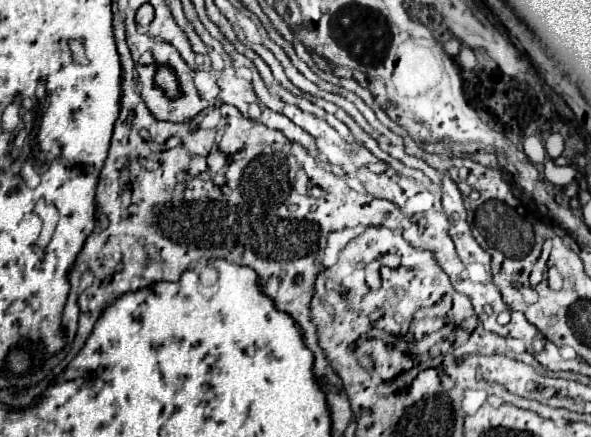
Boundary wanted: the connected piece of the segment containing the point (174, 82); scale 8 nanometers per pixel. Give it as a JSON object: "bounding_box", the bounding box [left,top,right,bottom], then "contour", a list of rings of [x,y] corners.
{"bounding_box":[154,64,182,100],"contour":[[[156,64],[156,74],[154,74],[154,86],[160,88],[168,100],[176,100],[182,96],[178,76],[172,66],[168,64]]]}

